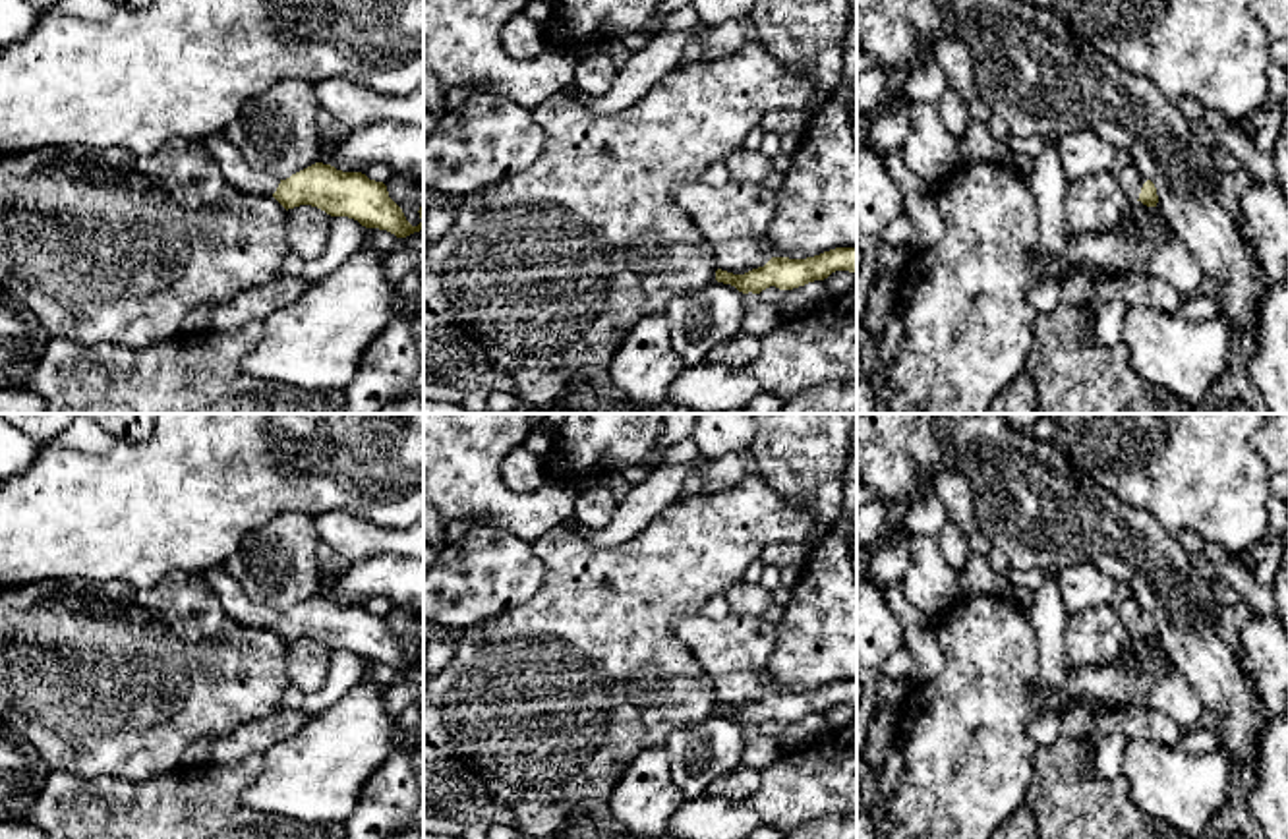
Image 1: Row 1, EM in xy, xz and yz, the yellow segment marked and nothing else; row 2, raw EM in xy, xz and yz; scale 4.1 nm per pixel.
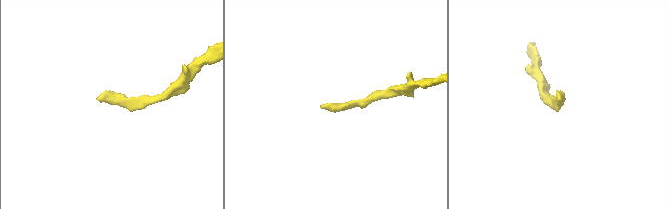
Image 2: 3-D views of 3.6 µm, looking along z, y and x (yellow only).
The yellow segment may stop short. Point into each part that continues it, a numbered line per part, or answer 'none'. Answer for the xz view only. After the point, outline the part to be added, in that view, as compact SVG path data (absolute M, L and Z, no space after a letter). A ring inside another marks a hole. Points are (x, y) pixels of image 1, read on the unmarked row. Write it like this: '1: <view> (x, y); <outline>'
none

